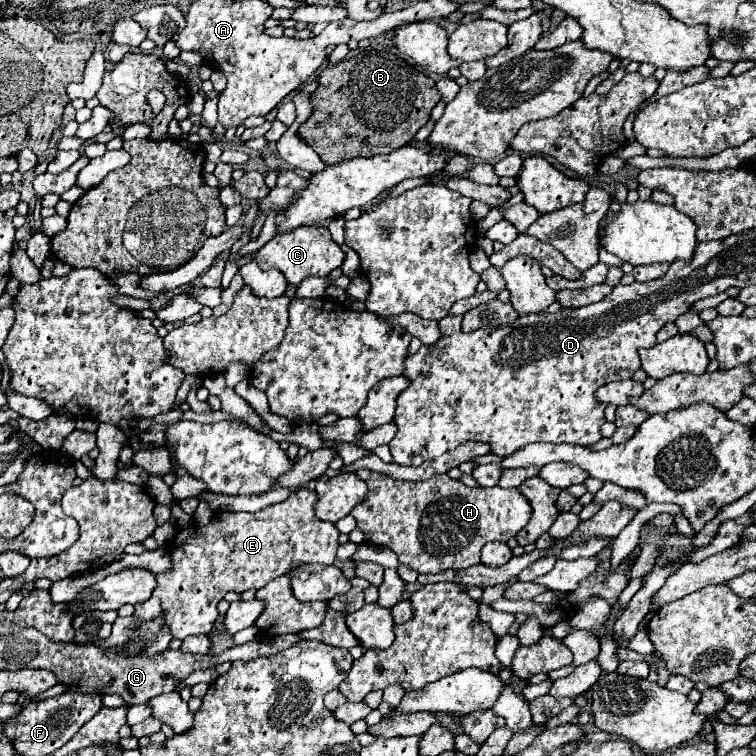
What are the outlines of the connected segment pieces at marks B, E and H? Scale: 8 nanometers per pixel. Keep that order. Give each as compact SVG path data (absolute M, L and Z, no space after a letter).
M365 49L337 65L325 67L319 73L317 83L319 87L311 97L313 113L299 127L299 137L319 153L325 165L337 165L353 157L391 153L407 145L415 137L415 133L429 121L431 109L441 101L441 93L429 75L417 71L413 65L393 53L375 49Z
M299 489L283 503L265 507L257 513L235 513L235 511L215 511L209 525L201 527L191 523L185 529L179 529L175 539L169 543L169 553L173 567L167 573L157 575L157 587L153 595L161 601L163 611L167 613L165 623L171 629L171 635L185 639L189 635L207 635L217 619L217 603L225 597L227 591L243 593L247 589L261 589L271 579L285 575L293 565L299 563L323 563L331 565L339 547L339 531L331 521L321 521L315 517L317 493L313 489Z
M361 469L357 471L357 477L363 479L369 487L363 503L351 511L357 527L365 533L365 541L393 549L399 555L399 561L417 573L439 573L445 569L467 569L477 565L485 543L509 541L529 523L531 517L531 503L519 489L467 487L447 475L435 475L427 481L397 481L387 475Z

